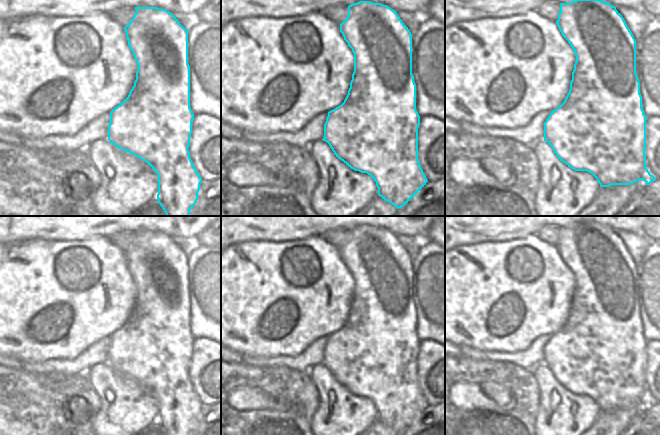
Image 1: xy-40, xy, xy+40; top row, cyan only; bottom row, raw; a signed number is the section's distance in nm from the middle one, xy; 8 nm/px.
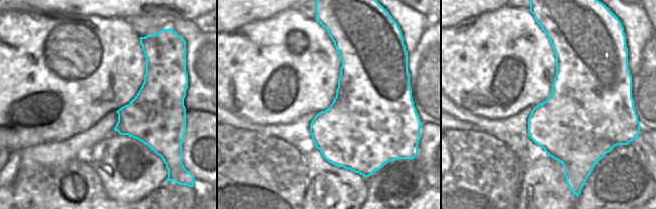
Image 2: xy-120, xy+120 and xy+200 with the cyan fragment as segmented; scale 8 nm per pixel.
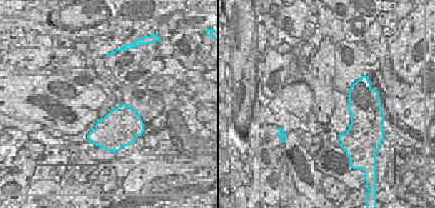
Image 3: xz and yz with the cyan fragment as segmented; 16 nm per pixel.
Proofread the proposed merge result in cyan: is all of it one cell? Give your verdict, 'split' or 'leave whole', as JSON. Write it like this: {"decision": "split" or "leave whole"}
{"decision": "split"}

